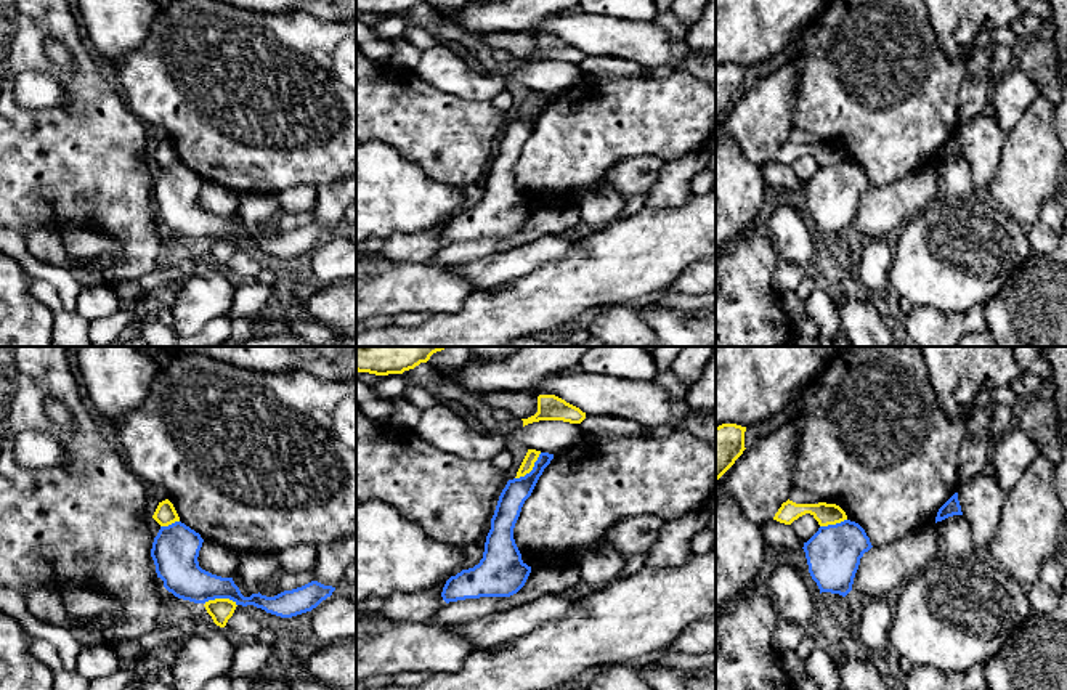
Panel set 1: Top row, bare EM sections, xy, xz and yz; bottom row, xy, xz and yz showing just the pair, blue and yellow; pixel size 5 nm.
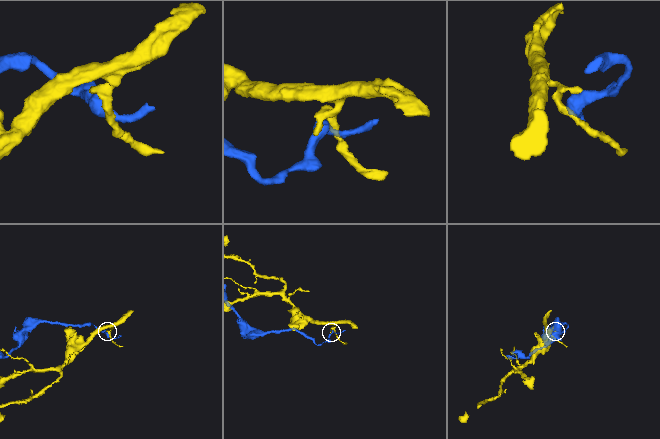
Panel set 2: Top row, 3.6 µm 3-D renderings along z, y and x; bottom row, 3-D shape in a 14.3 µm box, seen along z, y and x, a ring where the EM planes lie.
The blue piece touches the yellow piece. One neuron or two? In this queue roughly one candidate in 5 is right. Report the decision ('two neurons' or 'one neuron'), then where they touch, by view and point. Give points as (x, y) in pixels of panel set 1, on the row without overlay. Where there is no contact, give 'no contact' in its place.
two neurons; meets blue in xy at (220, 238)

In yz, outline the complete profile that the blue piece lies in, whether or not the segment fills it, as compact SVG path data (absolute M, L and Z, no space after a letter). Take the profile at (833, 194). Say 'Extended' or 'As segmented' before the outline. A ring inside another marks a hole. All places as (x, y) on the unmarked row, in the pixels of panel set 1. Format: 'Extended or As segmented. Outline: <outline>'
As segmented. Outline: M850 160L820 167L804 183L809 213L820 234L831 233L846 237L852 231L860 199L871 189L865 170Z

